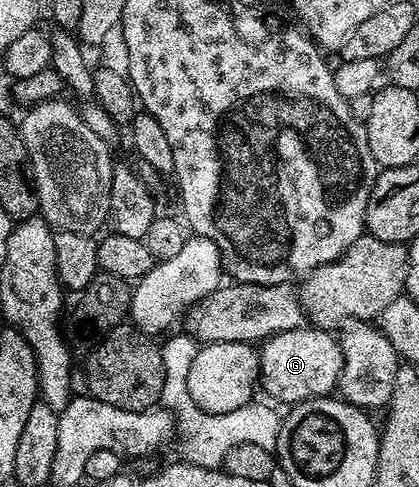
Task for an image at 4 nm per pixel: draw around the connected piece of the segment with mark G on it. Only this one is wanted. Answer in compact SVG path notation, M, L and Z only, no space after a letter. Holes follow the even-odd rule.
M305 325L271 335L259 344L260 378L259 386L277 404L295 405L307 399L328 397L337 390L342 369L340 340L333 332L322 331L315 325ZM280 402L280 403L279 403Z

